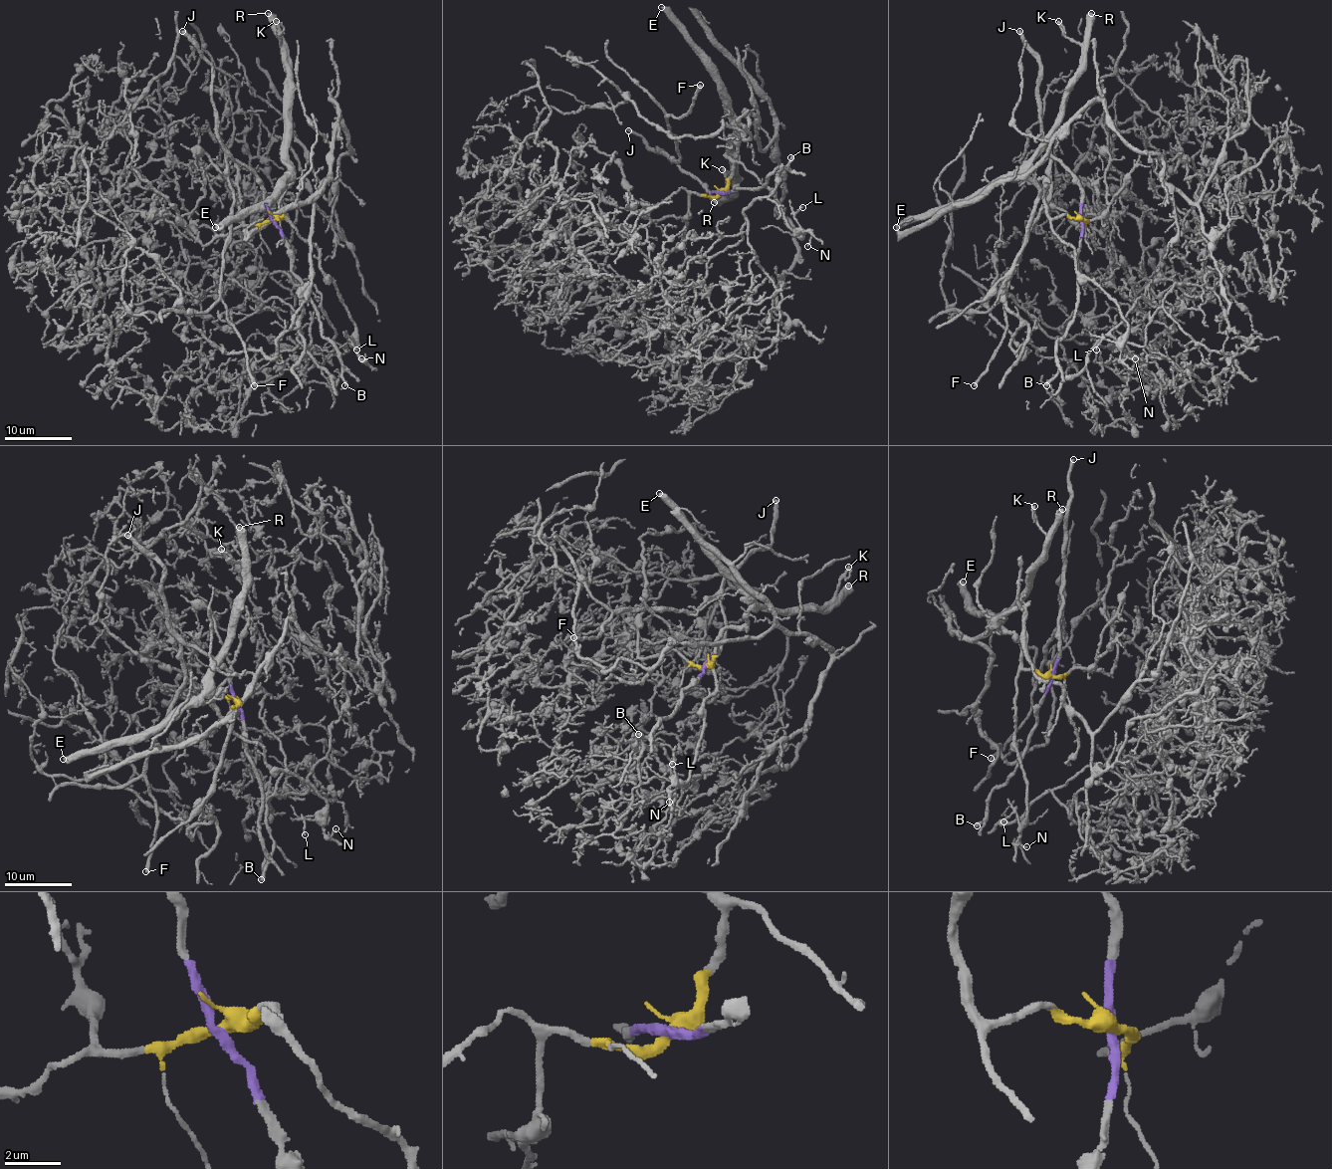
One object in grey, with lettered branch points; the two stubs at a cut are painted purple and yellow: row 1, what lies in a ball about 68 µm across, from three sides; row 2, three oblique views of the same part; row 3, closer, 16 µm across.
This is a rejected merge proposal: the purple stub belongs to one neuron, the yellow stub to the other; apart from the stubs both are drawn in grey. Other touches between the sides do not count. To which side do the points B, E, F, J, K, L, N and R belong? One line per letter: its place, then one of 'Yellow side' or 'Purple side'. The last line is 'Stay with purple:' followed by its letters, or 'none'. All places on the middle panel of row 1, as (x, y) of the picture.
B: Place: (790, 157). Purple side
E: Place: (661, 7). Yellow side
F: Place: (700, 85). Purple side
J: Place: (628, 130). Purple side
K: Place: (722, 169). Yellow side
L: Place: (802, 207). Yellow side
N: Place: (807, 246). Yellow side
R: Place: (714, 202). Yellow side
Stay with purple: B, F, J

